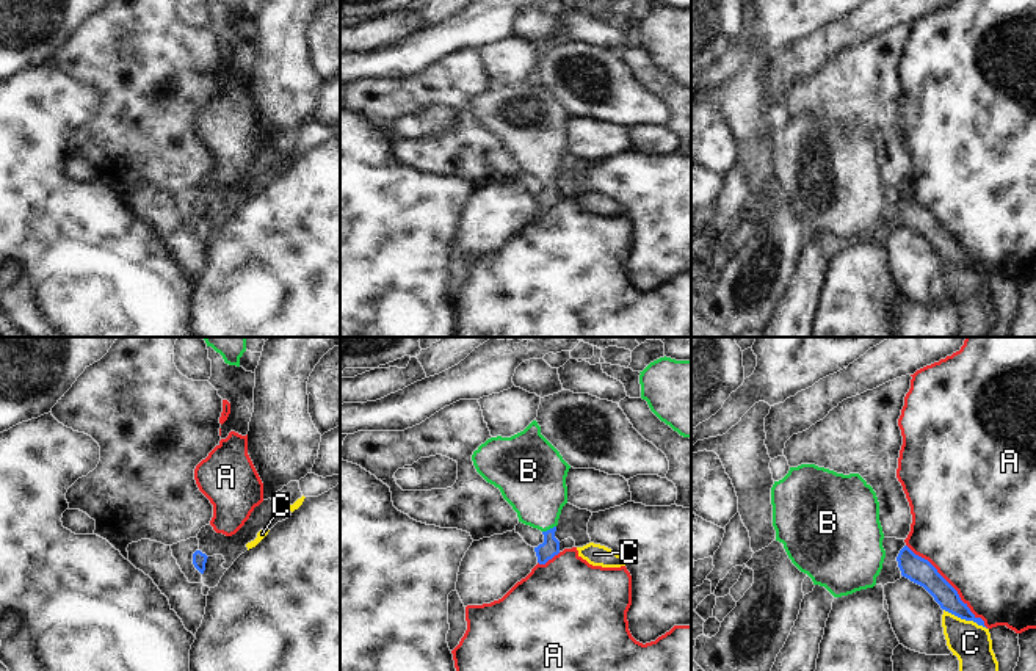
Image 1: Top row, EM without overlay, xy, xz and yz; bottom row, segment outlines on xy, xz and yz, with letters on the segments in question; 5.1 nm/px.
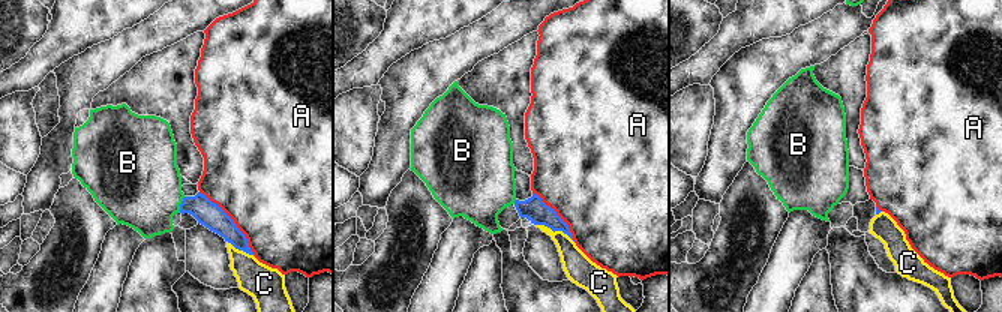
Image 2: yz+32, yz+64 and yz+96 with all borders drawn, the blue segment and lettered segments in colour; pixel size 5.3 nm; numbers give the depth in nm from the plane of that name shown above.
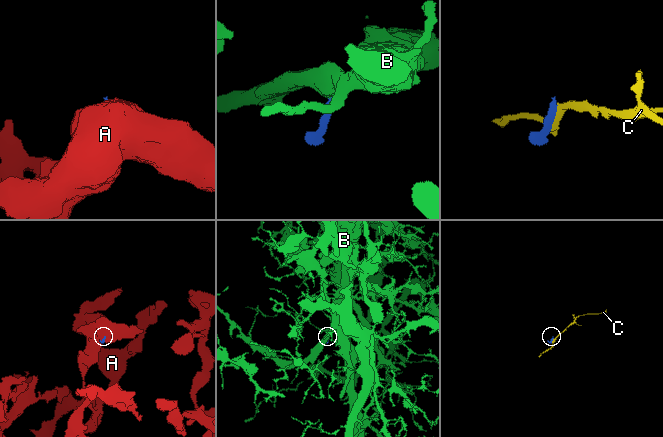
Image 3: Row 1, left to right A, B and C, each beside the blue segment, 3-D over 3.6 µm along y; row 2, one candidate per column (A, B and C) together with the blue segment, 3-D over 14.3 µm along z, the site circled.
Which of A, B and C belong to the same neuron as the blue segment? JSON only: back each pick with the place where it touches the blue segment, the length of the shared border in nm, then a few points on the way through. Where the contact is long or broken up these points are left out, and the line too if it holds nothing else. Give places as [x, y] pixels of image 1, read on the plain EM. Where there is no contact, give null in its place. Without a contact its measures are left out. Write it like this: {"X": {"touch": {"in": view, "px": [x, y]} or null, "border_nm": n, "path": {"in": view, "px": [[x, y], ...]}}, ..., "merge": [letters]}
{"B": {"touch": {"in": "xz", "px": [550, 177]}, "border_nm": 80, "path": {"in": "xz", "px": [[550, 195], [550, 177], [539, 157], [533, 132]]}}, "merge": ["B"]}

